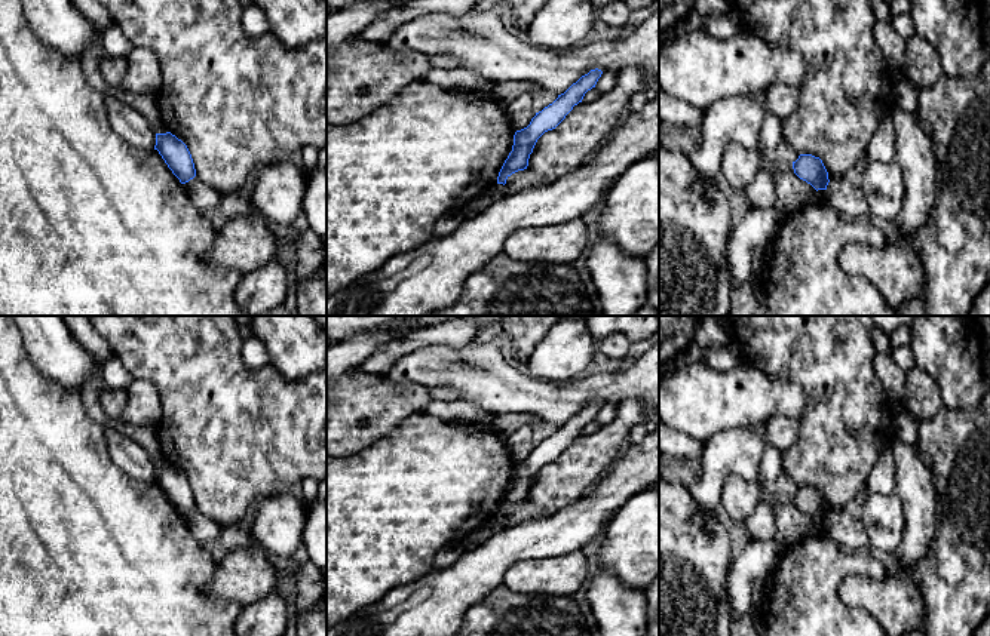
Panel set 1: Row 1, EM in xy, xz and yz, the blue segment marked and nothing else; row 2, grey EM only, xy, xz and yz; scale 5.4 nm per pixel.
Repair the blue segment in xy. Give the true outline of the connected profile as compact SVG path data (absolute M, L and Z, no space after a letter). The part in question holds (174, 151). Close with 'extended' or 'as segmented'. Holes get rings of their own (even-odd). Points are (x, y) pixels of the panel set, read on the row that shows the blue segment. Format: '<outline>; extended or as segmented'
M171 132L156 133L154 150L159 151L181 184L186 184L196 176L194 163L187 145Z; as segmented

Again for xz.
M595 68L582 76L564 93L558 95L552 104L536 113L527 127L515 132L512 151L499 172L497 184L505 185L512 173L527 169L530 154L537 139L545 132L555 129L573 107L582 102L585 93L595 87L601 74L603 71Z; as segmented

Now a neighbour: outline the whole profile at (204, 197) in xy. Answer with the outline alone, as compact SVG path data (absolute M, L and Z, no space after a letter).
M193 178L184 184L191 203L200 211L208 212L218 206L221 194L209 185L205 185L199 178Z

